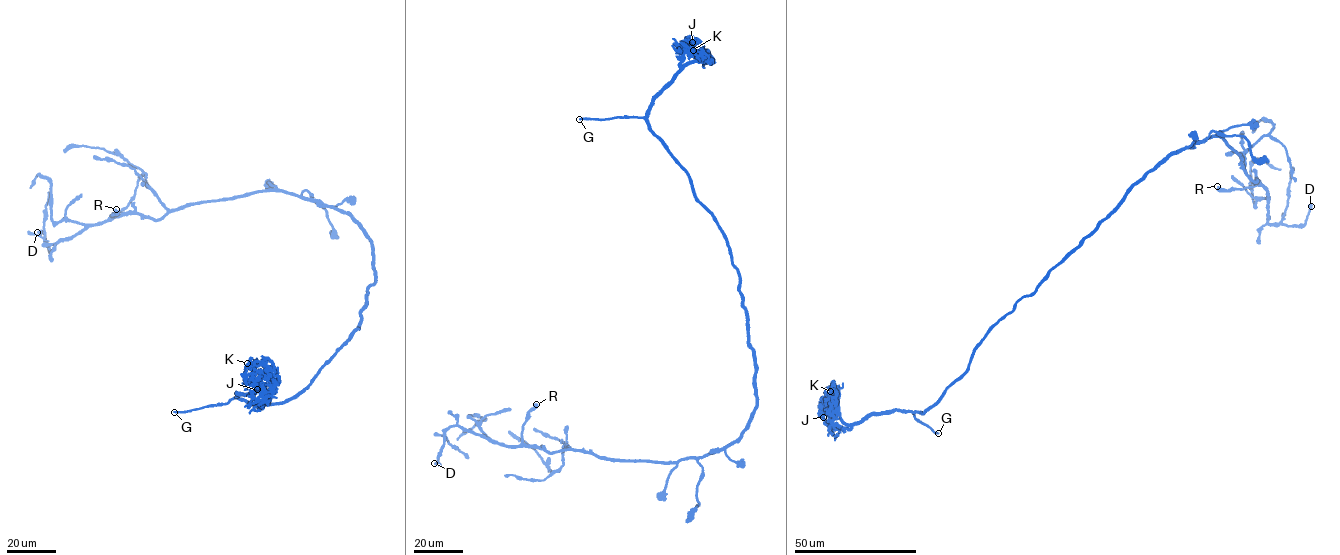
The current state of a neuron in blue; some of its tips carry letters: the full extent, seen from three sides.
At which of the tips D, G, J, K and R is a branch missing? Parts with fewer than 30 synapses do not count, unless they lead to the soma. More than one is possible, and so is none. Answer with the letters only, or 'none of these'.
G

